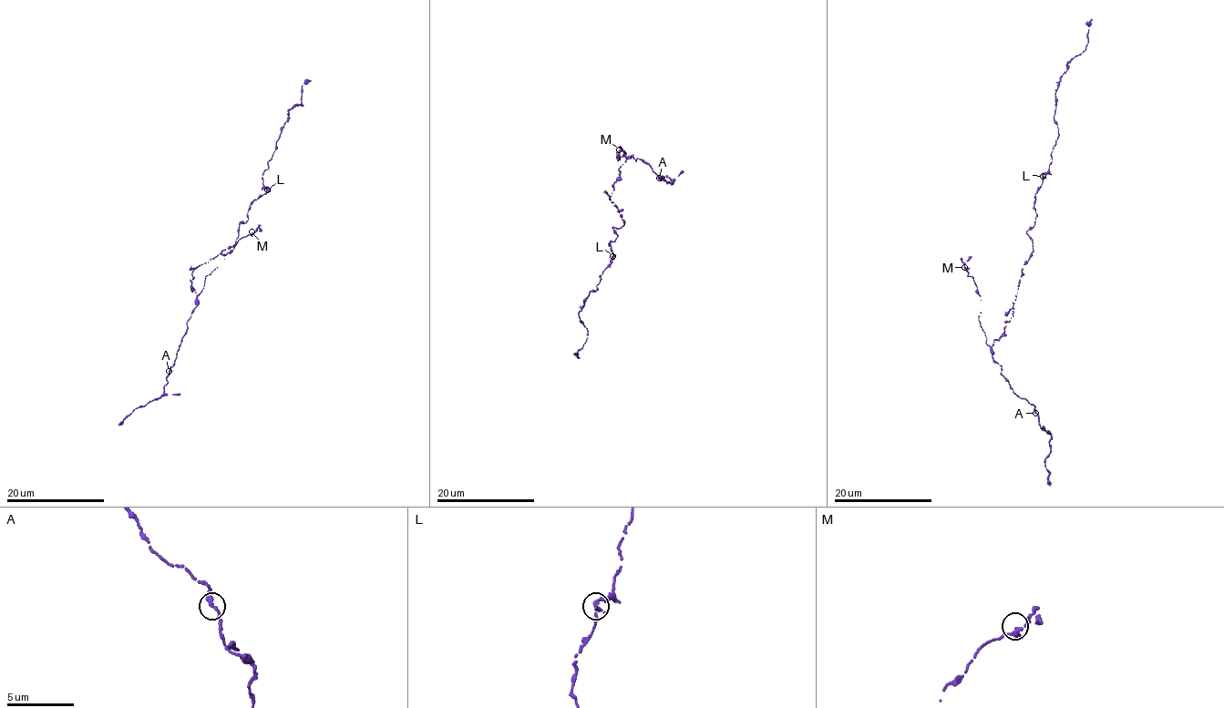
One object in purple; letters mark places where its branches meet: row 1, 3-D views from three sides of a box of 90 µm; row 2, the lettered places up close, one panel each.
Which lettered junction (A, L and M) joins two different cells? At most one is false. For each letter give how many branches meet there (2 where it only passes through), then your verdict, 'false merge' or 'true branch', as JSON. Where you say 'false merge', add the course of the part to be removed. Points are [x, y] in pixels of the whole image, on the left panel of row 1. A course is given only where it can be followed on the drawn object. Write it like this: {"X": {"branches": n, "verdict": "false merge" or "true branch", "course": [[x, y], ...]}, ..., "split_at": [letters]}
{"A": {"branches": 2, "verdict": "true branch"}, "L": {"branches": 2, "verdict": "true branch"}, "M": {"branches": 2, "verdict": "true branch"}, "split_at": []}

